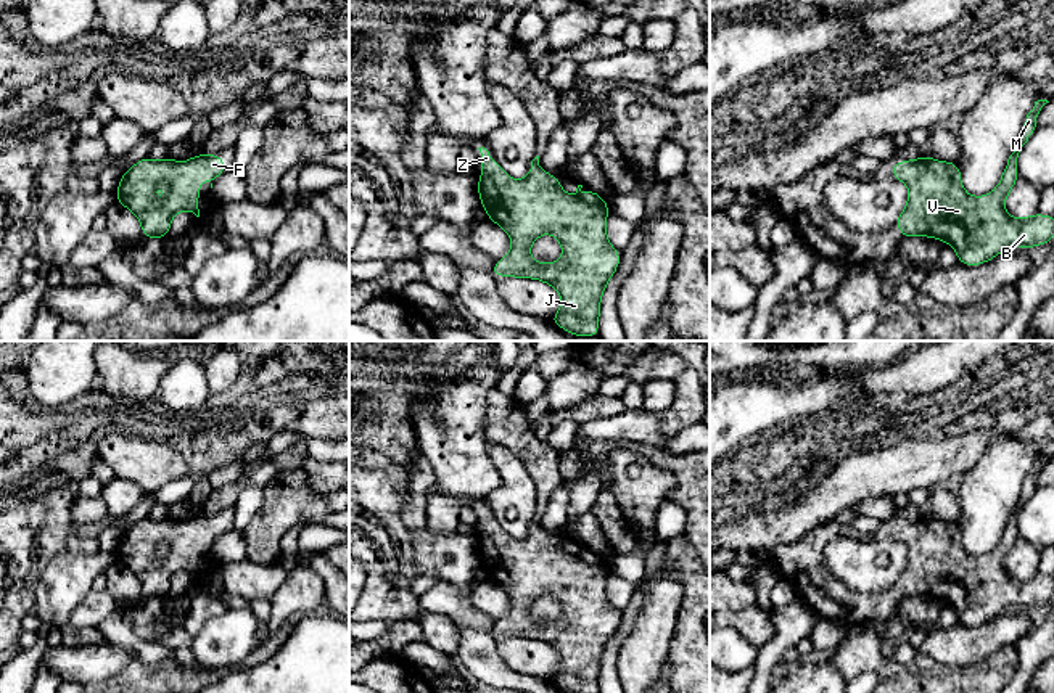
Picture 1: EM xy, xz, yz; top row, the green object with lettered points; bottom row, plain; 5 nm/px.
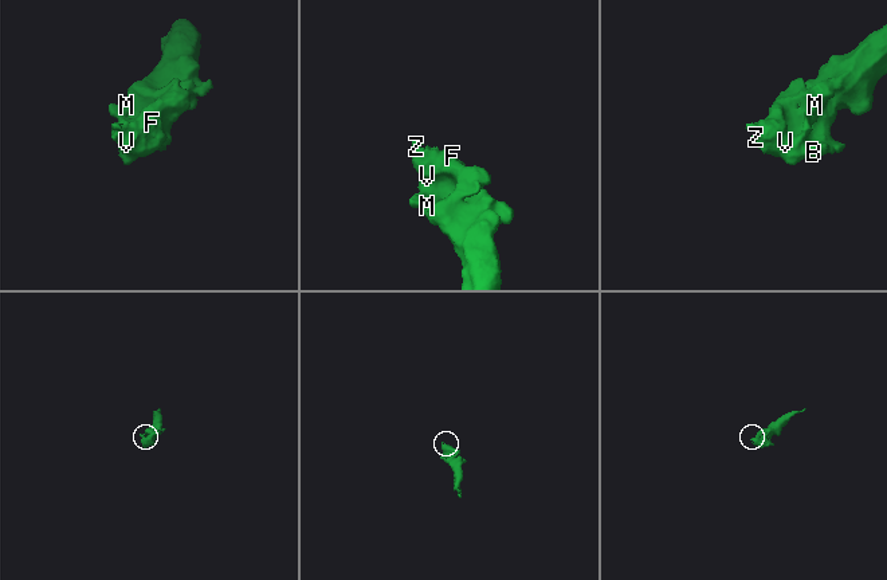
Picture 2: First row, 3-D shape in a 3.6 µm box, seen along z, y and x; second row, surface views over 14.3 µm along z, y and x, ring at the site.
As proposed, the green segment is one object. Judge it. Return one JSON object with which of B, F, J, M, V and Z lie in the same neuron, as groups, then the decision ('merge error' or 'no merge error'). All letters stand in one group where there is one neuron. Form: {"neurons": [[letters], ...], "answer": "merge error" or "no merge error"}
{"neurons": [["B", "F", "J", "M", "V", "Z"]], "answer": "no merge error"}

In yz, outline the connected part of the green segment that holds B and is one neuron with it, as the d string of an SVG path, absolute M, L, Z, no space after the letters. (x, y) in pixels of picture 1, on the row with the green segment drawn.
M1048 100L1035 101L1027 114L1020 141L1009 156L998 187L983 196L969 196L957 162L937 161L922 154L914 161L891 162L891 175L908 185L908 204L895 227L903 238L930 236L949 243L959 264L980 265L1009 246L1030 249L1054 238L1054 215L1031 214L1014 219L1004 201L1017 178L1020 148L1038 129L1036 117Z

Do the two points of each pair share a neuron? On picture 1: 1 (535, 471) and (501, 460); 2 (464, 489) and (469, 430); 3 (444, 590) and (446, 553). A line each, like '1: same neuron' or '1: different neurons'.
1: different neurons
2: same neuron
3: different neurons

